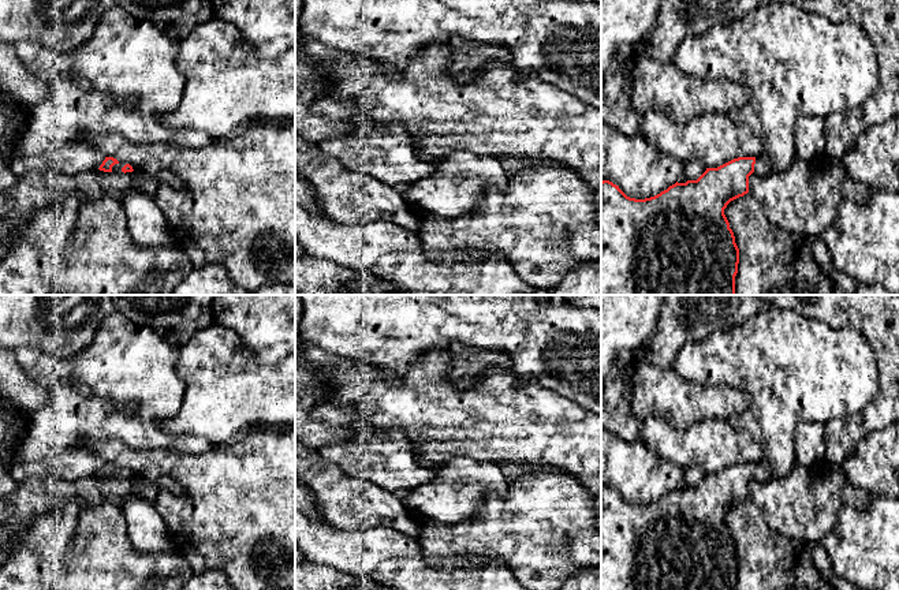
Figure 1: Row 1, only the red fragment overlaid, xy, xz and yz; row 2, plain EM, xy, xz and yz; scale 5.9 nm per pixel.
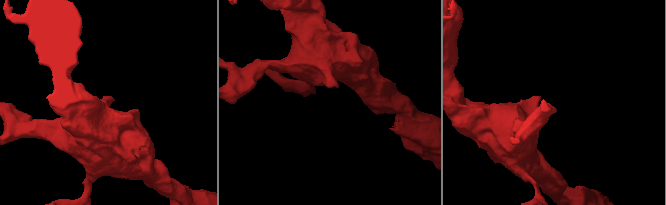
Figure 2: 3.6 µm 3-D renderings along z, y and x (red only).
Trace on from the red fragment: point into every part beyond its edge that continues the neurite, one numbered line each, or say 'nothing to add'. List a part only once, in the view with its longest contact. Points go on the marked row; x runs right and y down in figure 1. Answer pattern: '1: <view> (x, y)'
1: yz (763, 167)

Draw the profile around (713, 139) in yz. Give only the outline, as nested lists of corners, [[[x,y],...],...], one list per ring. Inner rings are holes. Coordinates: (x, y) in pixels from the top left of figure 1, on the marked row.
[[[649,111],[644,113],[639,132],[660,152],[680,163],[701,161],[705,168],[717,168],[738,157],[760,157],[761,141],[746,127],[736,126],[730,115],[708,113],[687,123],[676,123],[664,113]]]

